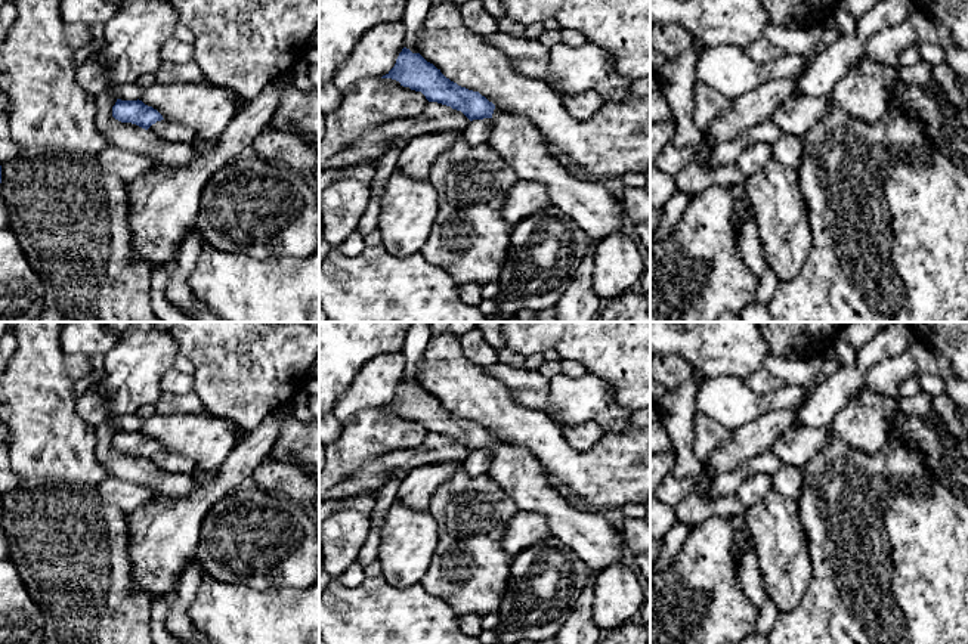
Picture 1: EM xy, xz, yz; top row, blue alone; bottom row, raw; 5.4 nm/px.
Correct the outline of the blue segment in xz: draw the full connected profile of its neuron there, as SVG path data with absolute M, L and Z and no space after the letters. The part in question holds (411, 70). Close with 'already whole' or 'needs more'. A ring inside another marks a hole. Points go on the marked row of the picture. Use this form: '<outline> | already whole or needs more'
M403 47L395 66L381 78L392 78L403 87L421 92L429 102L461 111L470 121L492 120L489 145L516 171L520 180L545 186L554 211L567 216L591 239L619 233L622 205L601 180L578 179L551 155L536 127L523 117L500 111L479 92L446 78L420 53Z | needs more

